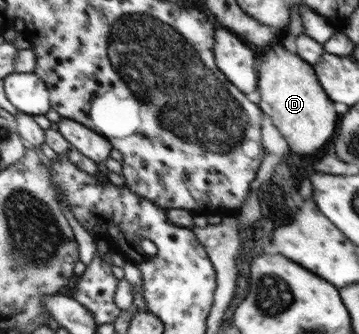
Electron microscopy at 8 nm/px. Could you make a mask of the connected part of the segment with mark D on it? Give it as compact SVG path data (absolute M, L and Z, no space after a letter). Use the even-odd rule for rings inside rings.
M273 43L261 57L261 65L257 70L258 89L261 95L258 106L265 115L271 117L273 125L277 127L282 135L287 137L287 143L291 145L291 151L309 155L309 153L319 151L319 147L325 147L331 141L331 137L335 133L337 117L341 115L335 112L334 101L329 99L329 96L319 83L314 66L301 59L297 54L289 52L282 44Z

